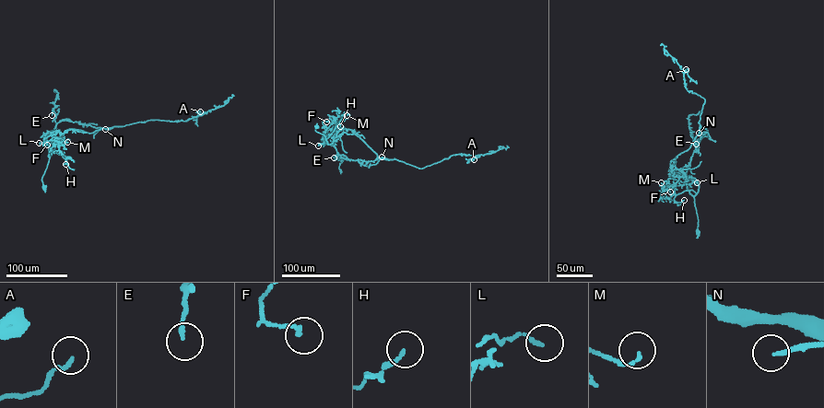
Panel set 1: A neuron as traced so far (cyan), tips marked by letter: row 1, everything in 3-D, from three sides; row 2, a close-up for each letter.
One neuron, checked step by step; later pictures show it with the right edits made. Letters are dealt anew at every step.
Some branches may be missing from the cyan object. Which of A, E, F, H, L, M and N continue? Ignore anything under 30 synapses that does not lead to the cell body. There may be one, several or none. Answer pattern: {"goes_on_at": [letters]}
{"goes_on_at": ["N"]}

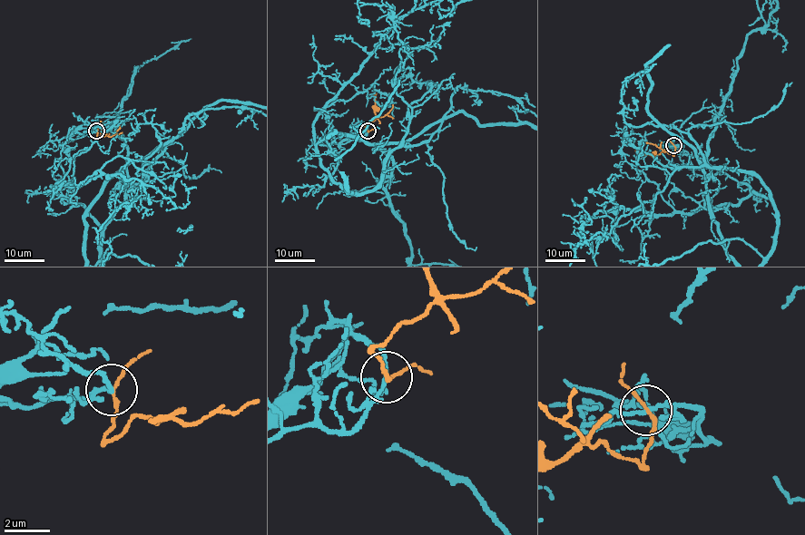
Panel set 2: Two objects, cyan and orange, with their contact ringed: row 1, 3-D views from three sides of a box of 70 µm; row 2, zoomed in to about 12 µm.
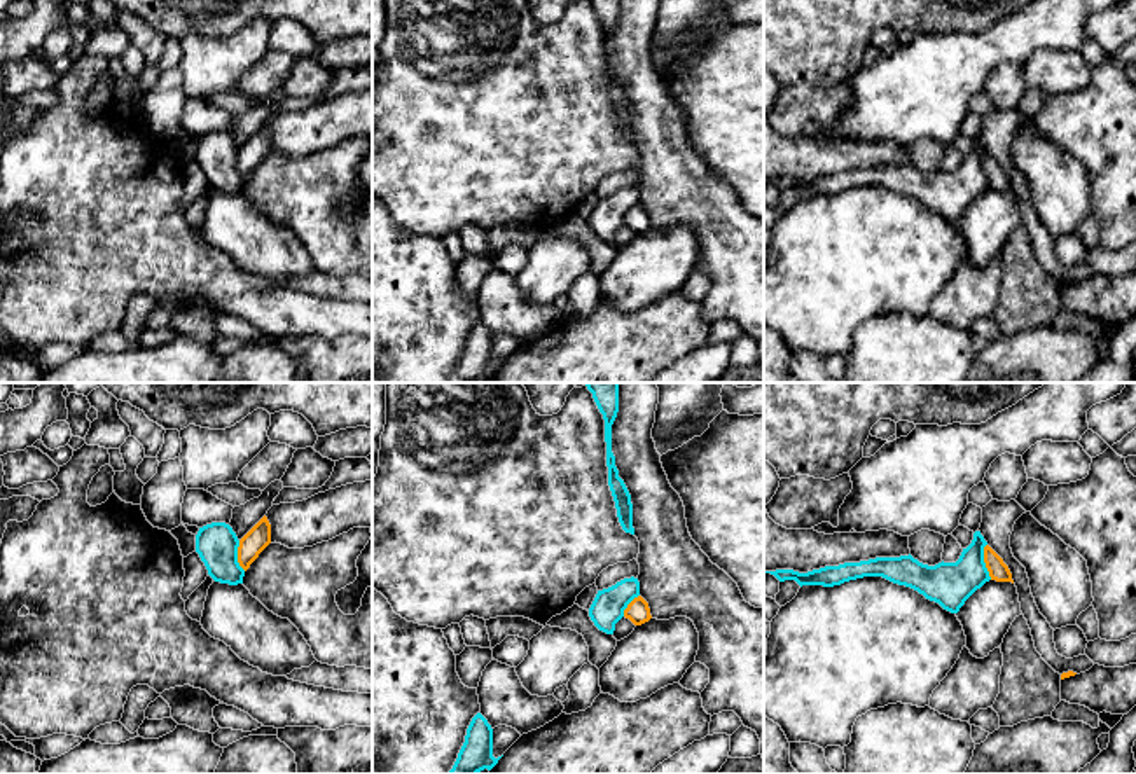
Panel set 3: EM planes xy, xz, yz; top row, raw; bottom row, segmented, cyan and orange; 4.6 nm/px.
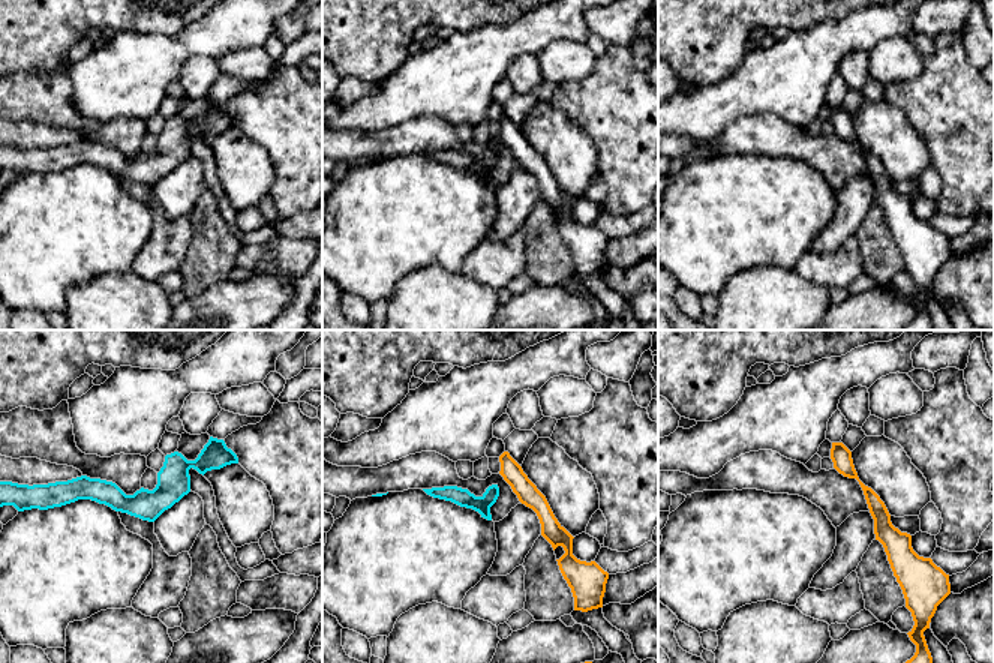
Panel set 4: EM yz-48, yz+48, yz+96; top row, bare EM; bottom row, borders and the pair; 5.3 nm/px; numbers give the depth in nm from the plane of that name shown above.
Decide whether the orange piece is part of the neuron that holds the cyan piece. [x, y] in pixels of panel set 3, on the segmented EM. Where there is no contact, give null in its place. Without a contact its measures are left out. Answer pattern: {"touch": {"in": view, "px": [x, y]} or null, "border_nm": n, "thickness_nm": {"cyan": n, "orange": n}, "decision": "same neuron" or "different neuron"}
{"touch": {"in": "yz", "px": [983, 561]}, "border_nm": 170, "thickness_nm": {"cyan": 200, "orange": 90}, "decision": "different neuron"}

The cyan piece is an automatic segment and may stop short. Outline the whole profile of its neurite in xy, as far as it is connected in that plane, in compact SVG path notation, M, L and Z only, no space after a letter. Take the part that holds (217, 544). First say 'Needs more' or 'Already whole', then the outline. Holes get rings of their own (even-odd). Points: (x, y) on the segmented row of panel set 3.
Already whole. M225 522L206 524L196 535L196 552L208 575L220 584L243 584L245 570L238 563L238 547L239 540Z

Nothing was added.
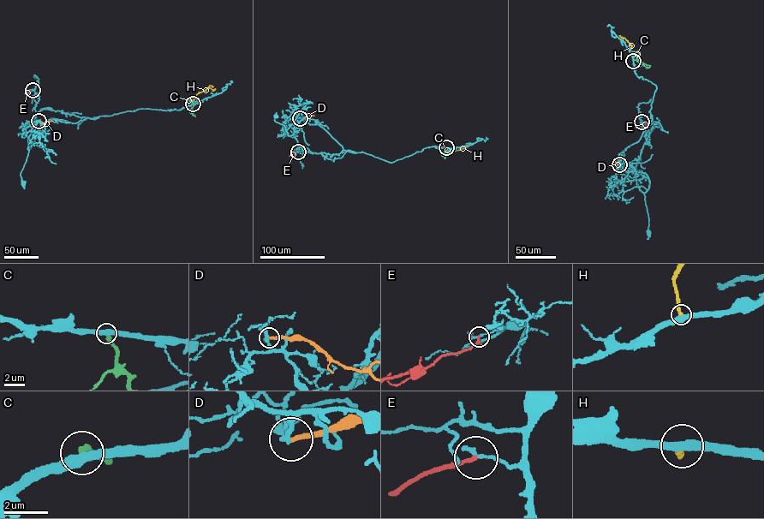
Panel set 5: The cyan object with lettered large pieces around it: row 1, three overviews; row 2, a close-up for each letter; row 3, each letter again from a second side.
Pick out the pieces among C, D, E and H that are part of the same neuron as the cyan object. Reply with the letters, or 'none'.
none

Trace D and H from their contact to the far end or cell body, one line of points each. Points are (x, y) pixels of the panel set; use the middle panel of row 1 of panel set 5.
D: (300, 118), (314, 116)
H: (446, 147), (453, 151), (470, 144)

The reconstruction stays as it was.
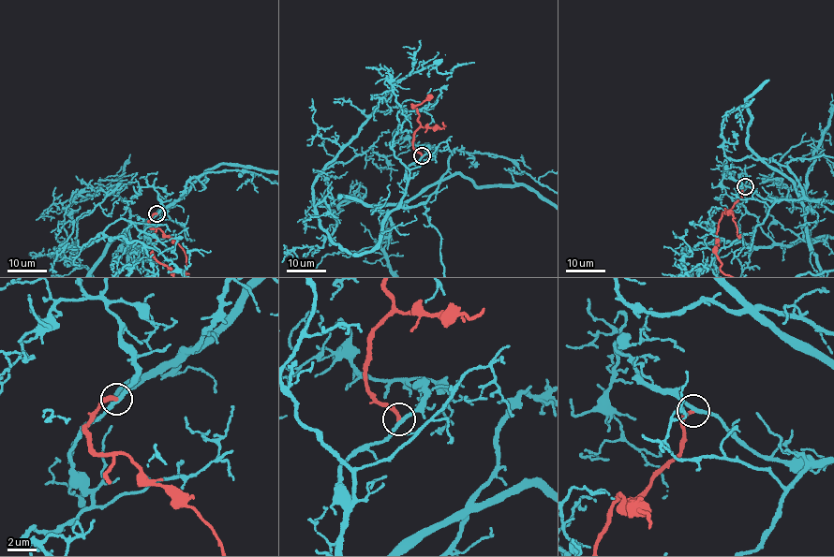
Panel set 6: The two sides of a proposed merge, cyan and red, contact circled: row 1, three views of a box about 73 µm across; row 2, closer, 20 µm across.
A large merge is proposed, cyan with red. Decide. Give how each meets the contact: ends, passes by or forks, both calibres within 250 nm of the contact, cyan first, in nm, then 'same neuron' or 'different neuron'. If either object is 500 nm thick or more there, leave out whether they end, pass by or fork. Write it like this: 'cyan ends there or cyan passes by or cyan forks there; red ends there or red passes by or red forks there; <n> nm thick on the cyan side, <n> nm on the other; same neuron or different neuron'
cyan passes by; red ends there; 260 nm thick on the cyan side, 280 nm on the other; different neuron

